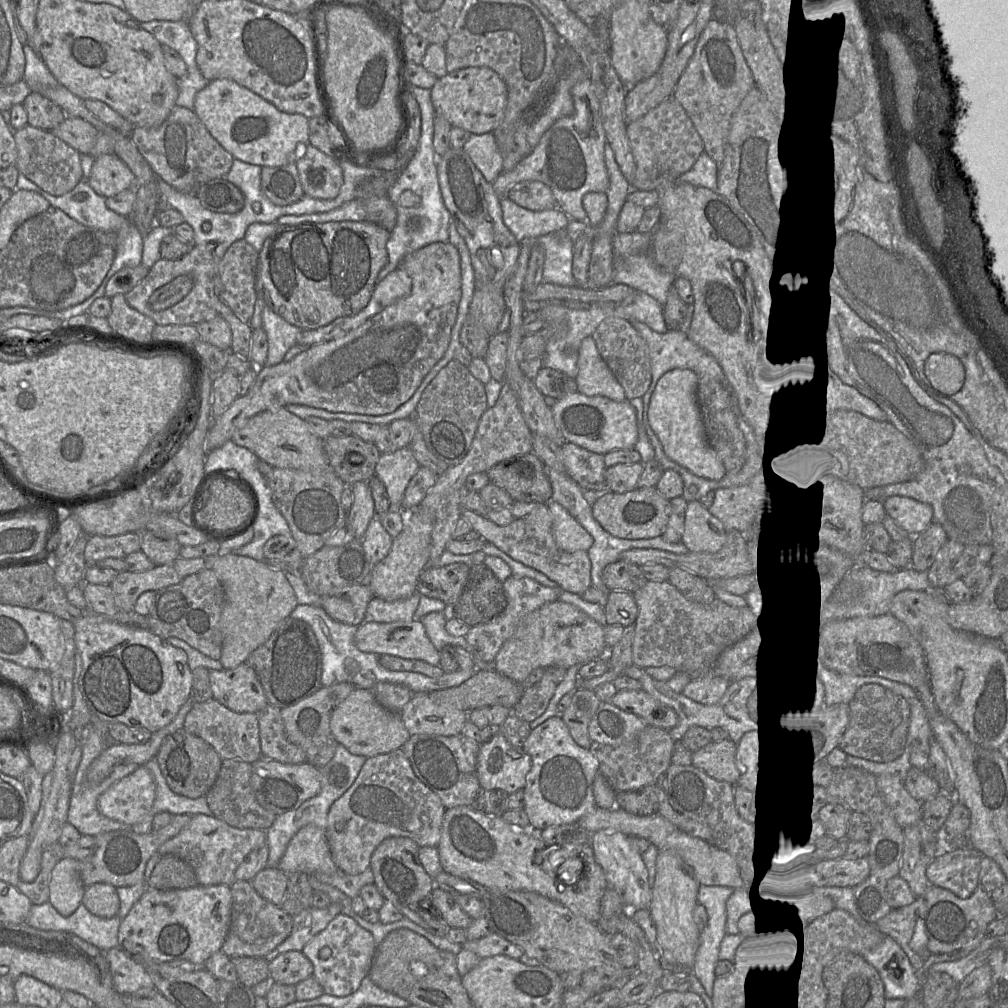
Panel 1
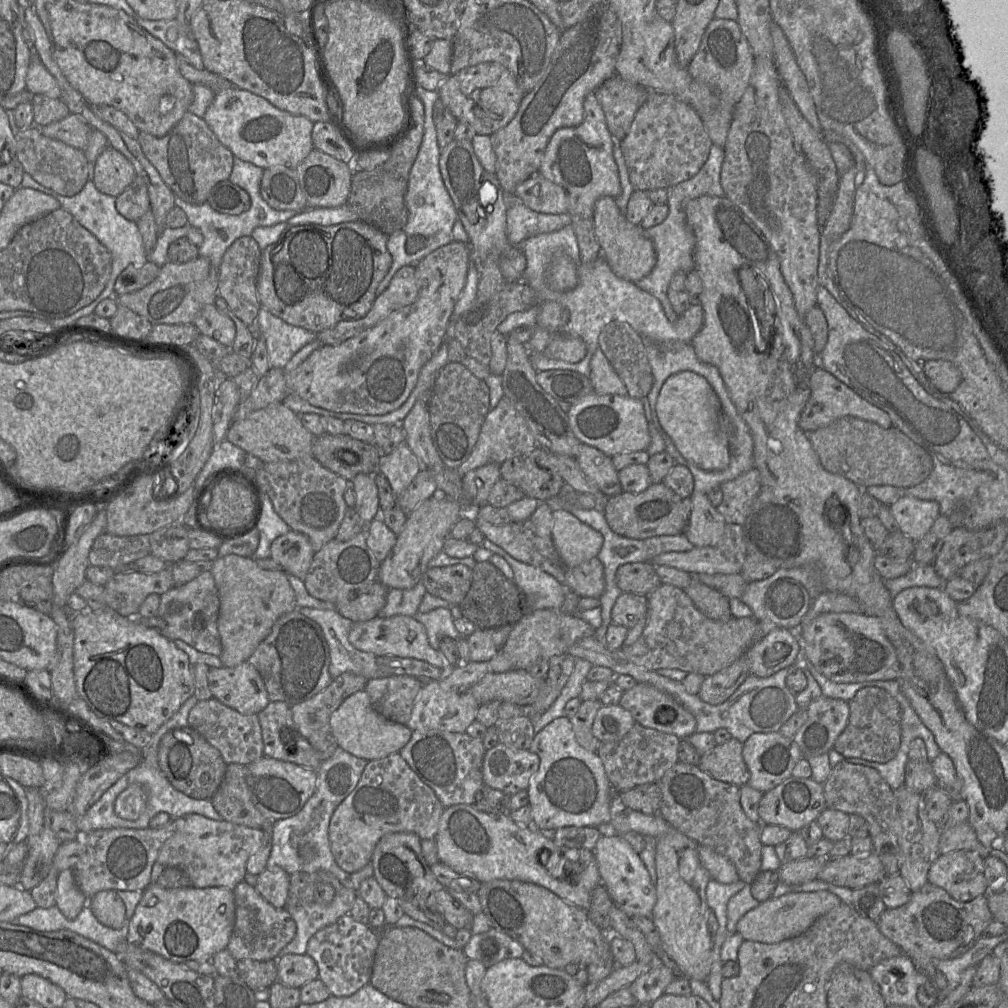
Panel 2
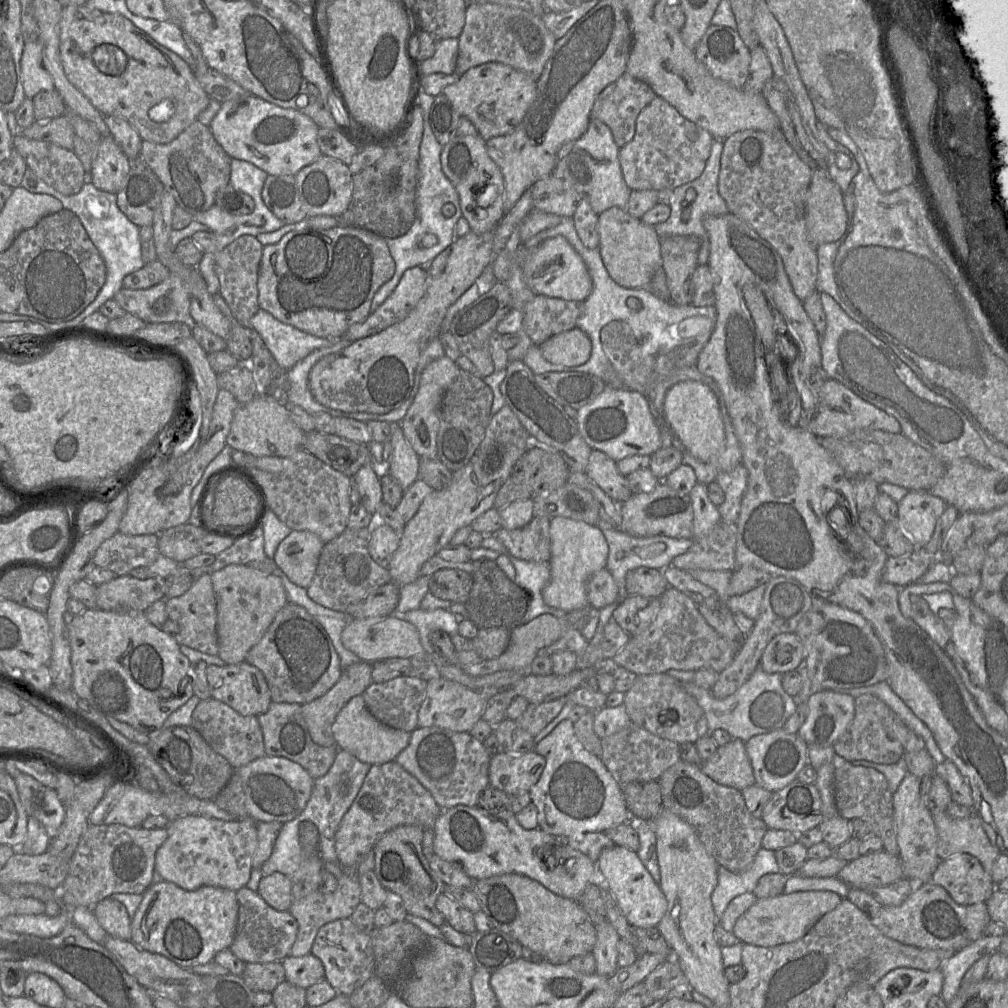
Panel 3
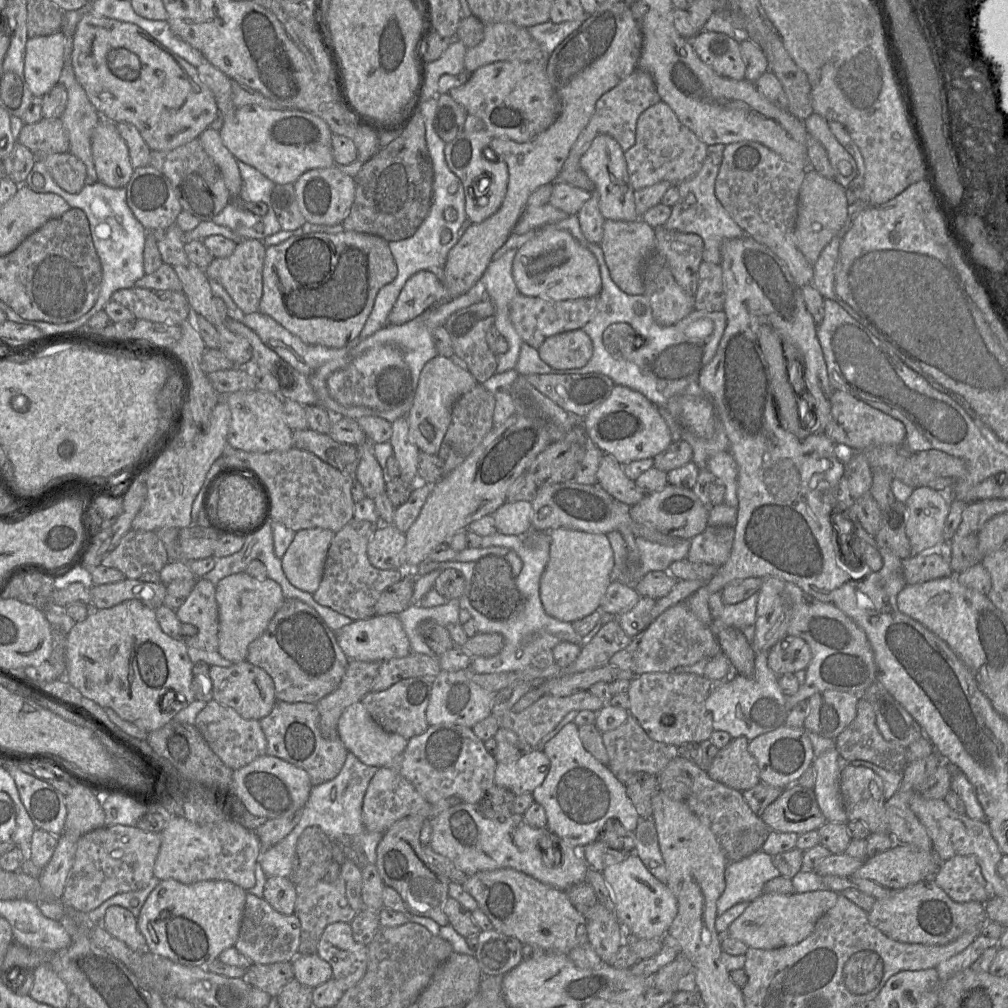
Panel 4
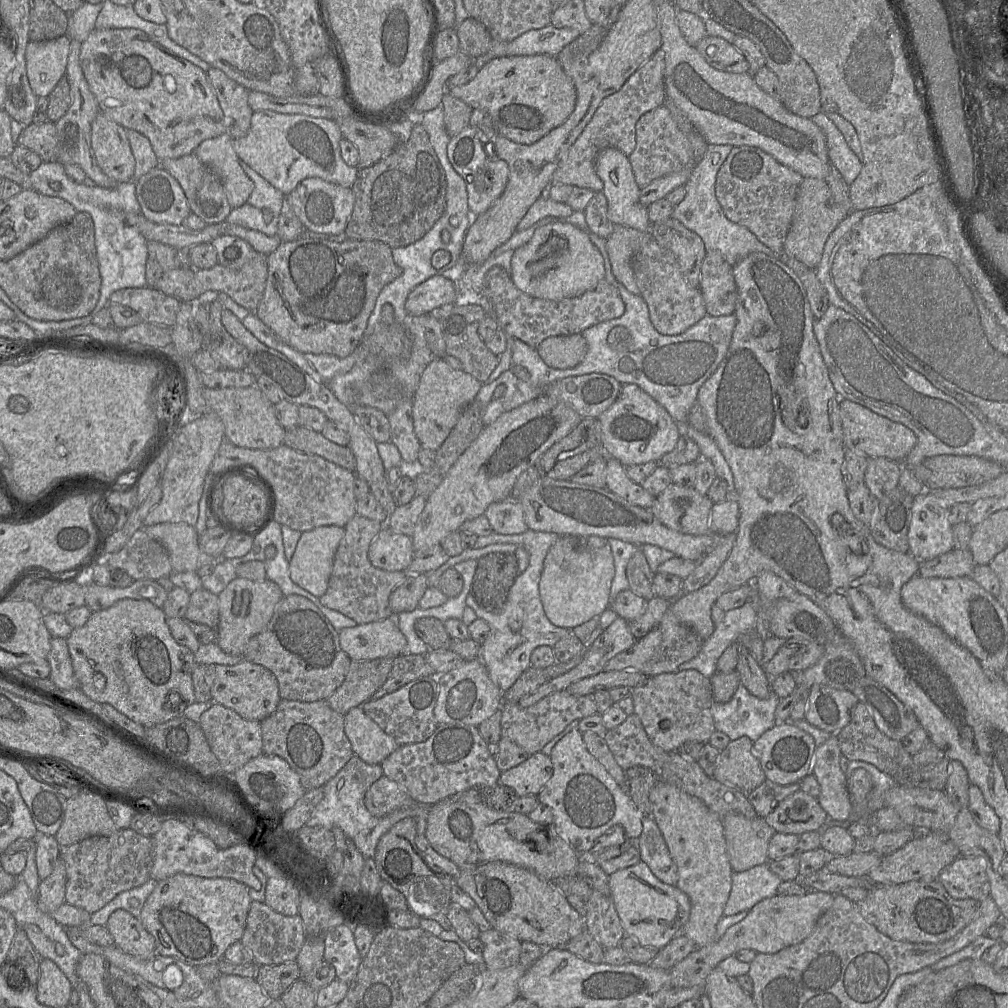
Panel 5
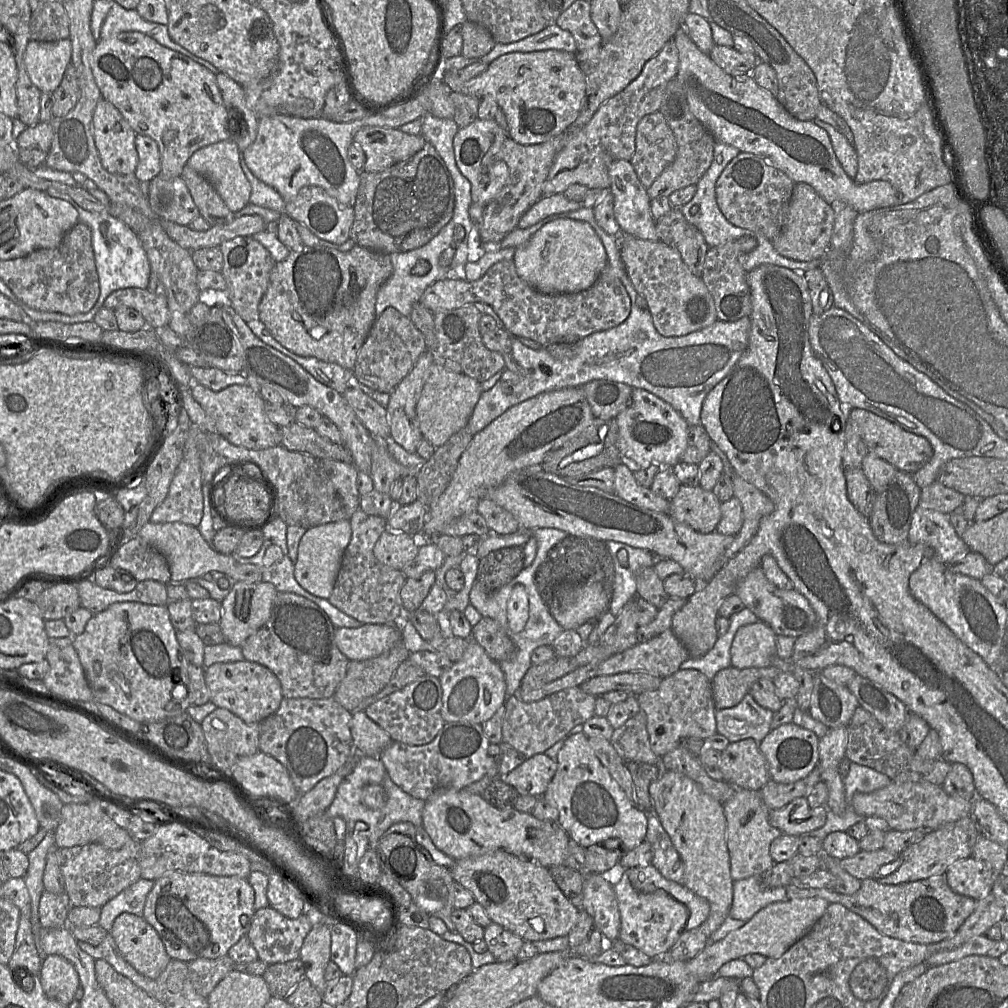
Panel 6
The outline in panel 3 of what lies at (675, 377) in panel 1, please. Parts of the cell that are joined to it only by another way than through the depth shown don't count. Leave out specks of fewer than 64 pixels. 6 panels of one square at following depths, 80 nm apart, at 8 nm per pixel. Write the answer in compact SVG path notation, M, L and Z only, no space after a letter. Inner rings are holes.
M682 381L671 386L665 396L663 416L671 431L696 459L709 462L725 447L725 430L719 402L712 389L697 381Z

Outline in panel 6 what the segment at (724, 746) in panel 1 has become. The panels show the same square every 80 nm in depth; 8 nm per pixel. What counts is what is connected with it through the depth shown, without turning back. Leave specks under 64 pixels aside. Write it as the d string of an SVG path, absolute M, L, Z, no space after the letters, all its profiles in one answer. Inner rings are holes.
M751 738L730 742L721 751L719 768L723 781L737 789L759 791L770 780L767 761L759 743Z

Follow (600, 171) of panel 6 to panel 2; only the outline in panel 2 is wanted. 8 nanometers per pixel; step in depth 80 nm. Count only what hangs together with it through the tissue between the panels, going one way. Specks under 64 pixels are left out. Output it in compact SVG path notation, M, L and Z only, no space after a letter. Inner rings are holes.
M614 75L596 91L609 132L616 142L629 133L637 111L646 102L650 90Z

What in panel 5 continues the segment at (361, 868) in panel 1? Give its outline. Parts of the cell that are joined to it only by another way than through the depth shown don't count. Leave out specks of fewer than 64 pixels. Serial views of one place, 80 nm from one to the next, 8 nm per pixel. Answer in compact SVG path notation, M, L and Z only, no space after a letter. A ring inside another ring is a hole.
M381 776L366 791L364 804L374 817L383 817L415 802L397 782L387 776Z

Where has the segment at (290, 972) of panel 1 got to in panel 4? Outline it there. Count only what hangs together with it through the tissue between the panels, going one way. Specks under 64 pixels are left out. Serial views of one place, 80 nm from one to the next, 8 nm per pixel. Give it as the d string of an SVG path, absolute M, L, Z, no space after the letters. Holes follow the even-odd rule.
M316 953L298 955L292 963L294 979L300 983L315 988L332 979L332 968Z

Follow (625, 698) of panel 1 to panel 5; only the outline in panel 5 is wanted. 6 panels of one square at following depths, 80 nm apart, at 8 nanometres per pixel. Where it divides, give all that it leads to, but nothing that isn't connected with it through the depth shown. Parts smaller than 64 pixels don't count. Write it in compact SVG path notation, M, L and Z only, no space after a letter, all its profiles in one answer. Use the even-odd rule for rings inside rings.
M695 669L648 677L643 684L631 689L630 696L633 699L634 714L639 716L648 738L667 752L677 751L686 741L706 743L716 730L711 712L714 703L711 680Z

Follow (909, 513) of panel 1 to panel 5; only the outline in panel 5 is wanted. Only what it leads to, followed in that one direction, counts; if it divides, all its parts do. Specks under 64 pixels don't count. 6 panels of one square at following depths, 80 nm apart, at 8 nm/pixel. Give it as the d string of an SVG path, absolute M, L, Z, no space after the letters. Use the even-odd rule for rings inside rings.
M926 491L913 498L908 543L909 552L919 561L933 559L955 548L949 510L937 504Z

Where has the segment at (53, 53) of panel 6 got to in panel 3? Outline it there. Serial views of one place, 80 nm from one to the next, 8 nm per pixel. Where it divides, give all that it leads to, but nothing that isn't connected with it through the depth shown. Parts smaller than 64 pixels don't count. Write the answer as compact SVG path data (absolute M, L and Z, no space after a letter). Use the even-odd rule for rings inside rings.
M39 41L24 44L21 72L27 99L33 99L39 92L55 89L52 77L43 67L42 44Z

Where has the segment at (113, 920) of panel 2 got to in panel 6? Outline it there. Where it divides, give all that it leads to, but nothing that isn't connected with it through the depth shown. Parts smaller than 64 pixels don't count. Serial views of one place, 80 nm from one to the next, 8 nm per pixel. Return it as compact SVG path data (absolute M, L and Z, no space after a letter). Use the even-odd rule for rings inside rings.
M121 913L110 934L125 959L148 978L157 978L171 960L158 932L142 916Z

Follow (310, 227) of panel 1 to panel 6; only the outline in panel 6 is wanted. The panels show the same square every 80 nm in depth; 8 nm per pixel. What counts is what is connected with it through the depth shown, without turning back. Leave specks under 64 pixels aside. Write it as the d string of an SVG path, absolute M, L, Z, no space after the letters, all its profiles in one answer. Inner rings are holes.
M358 245L349 251L340 251L335 248L321 246L304 246L301 251L291 251L287 258L277 262L271 271L268 288L259 304L259 320L266 326L271 335L285 348L303 357L315 357L319 360L337 363L340 366L353 371L358 352L364 344L371 327L376 320L375 304L377 292L393 273L393 265L389 254L375 252Z

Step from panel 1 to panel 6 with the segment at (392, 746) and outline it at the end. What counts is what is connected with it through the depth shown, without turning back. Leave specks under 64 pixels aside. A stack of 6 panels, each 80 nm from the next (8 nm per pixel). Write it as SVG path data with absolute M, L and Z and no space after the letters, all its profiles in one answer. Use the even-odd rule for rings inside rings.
M354 711L352 713L350 731L356 752L361 755L379 758L383 750L393 740L364 711Z

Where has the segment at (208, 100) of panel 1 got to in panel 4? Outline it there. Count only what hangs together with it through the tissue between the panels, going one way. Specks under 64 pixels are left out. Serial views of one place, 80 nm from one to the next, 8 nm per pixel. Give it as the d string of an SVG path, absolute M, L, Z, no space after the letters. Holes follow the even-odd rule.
M245 105L236 108L233 117L223 121L219 132L223 144L237 160L256 168L275 184L294 184L308 170L336 165L329 126L309 112Z

